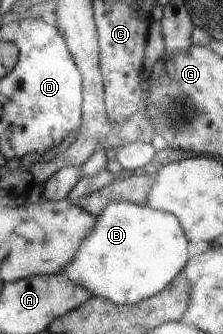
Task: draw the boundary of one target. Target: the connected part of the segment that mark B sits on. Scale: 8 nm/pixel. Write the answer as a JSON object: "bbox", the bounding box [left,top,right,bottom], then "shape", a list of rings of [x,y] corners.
{"bbox":[64,202,188,306],"shape":[[[111,202],[95,219],[82,251],[78,251],[78,259],[64,271],[72,283],[86,287],[93,297],[133,306],[165,290],[188,259],[188,235],[181,221],[169,212],[129,202]]]}

